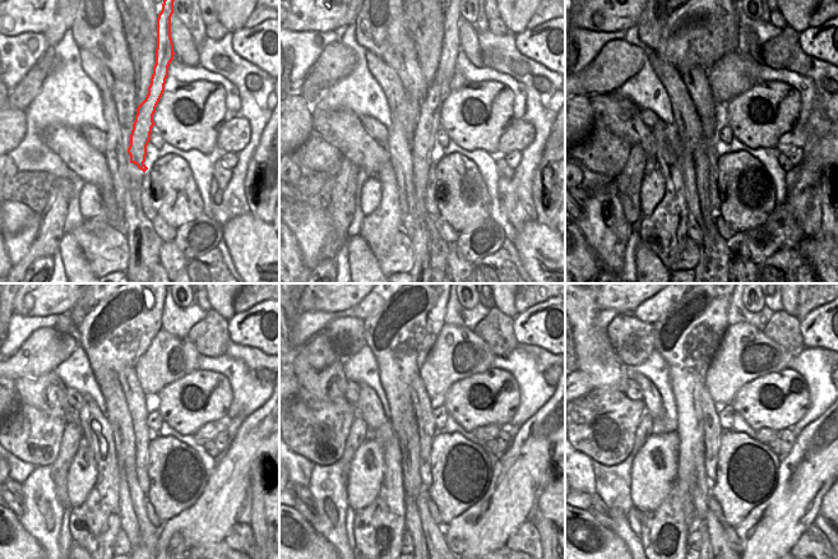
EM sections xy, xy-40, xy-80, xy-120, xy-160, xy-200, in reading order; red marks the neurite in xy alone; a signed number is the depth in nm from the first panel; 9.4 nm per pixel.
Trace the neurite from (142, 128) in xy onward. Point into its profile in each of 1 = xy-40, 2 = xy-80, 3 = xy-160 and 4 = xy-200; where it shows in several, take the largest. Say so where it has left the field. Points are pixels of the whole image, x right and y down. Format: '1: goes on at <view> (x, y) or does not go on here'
1: goes on at xy-40 (425, 135)
2: goes on at xy-80 (700, 160)
3: goes on at xy-160 (435, 539)
4: goes on at xy-200 (716, 529)

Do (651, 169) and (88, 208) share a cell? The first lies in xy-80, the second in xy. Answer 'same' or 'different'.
same

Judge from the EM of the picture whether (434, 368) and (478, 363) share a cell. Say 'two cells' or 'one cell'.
one cell

